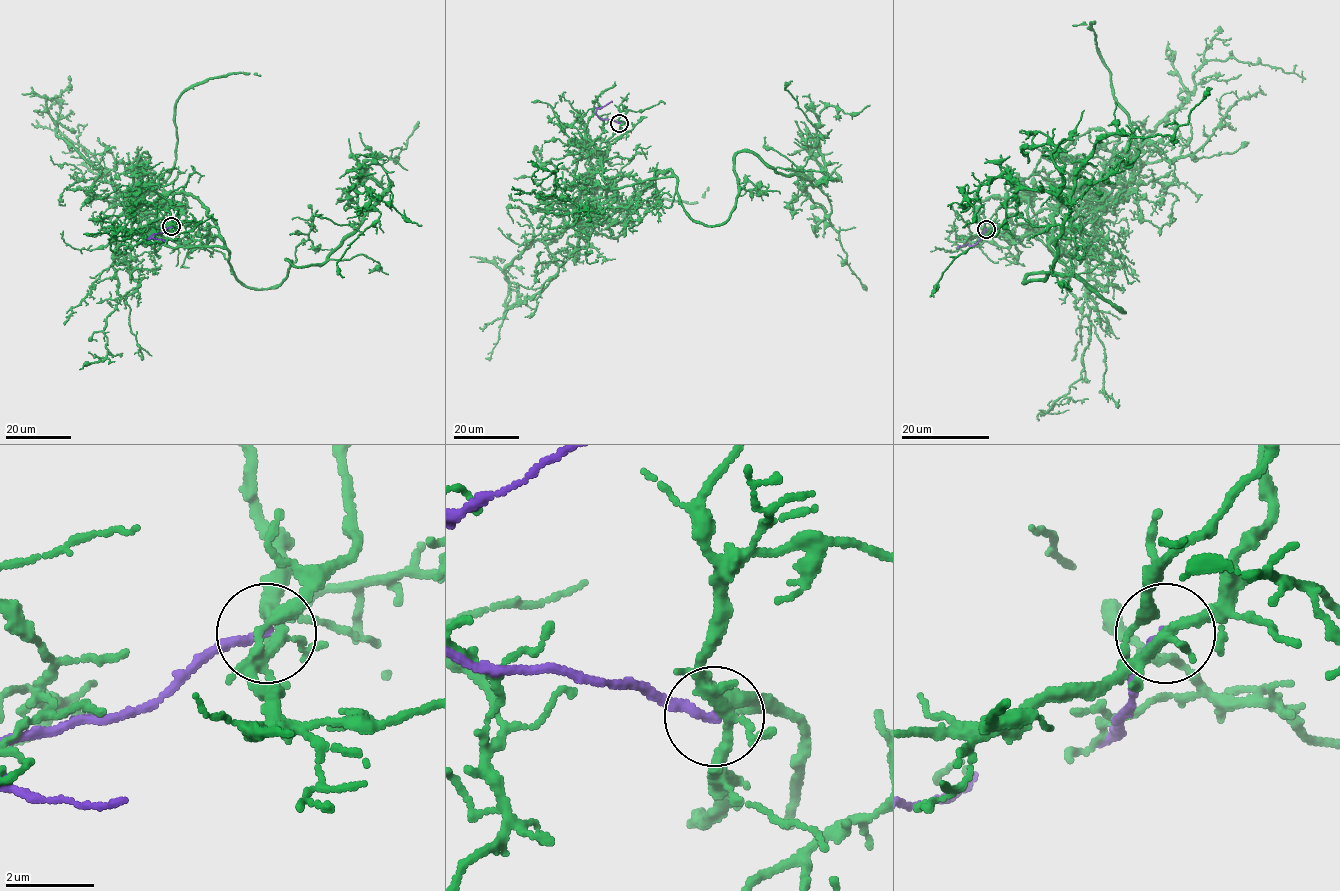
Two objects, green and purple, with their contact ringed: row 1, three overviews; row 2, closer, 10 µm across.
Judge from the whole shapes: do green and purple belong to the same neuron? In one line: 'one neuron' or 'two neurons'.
two neurons

